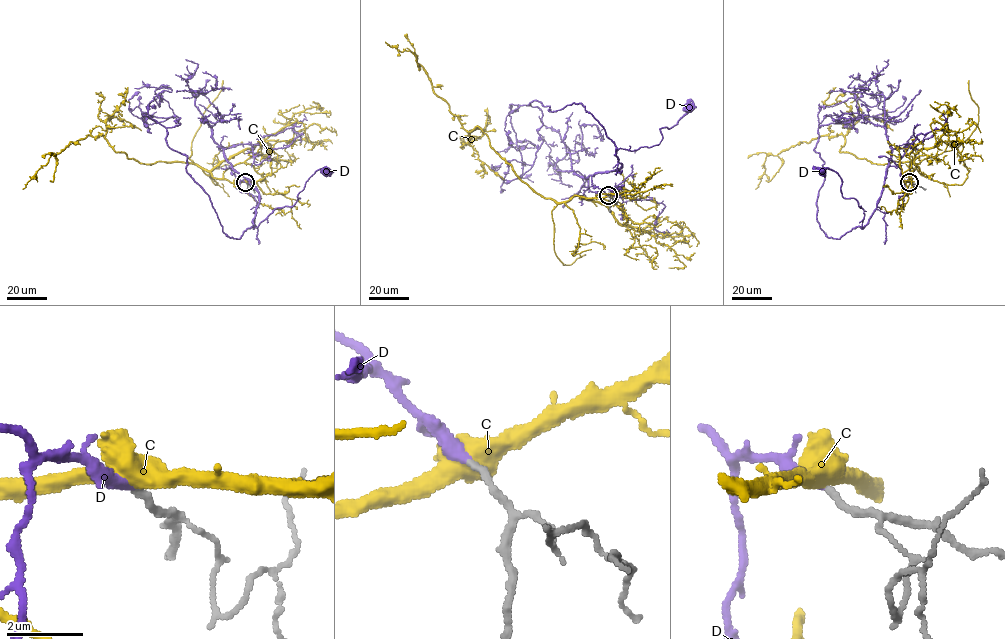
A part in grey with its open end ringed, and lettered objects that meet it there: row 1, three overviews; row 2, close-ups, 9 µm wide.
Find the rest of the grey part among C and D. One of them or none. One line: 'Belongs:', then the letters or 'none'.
Belongs: D

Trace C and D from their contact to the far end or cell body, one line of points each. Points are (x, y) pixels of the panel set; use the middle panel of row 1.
C: (608, 195), (574, 195), (558, 203), (535, 192), (478, 127), (463, 127), (433, 90), (415, 54), (385, 42)
D: (608, 195), (592, 186), (592, 176), (621, 167), (619, 149), (658, 145), (660, 129), (674, 126), (688, 108)

